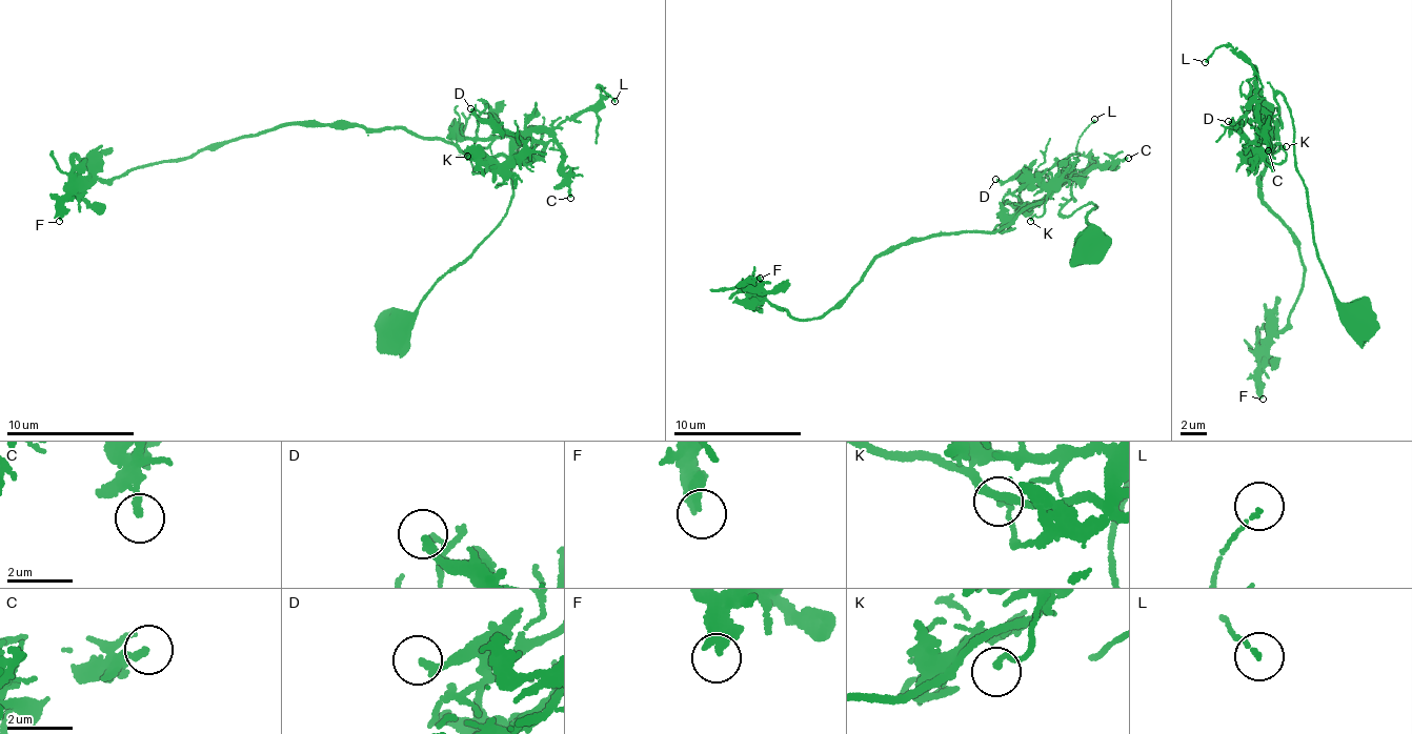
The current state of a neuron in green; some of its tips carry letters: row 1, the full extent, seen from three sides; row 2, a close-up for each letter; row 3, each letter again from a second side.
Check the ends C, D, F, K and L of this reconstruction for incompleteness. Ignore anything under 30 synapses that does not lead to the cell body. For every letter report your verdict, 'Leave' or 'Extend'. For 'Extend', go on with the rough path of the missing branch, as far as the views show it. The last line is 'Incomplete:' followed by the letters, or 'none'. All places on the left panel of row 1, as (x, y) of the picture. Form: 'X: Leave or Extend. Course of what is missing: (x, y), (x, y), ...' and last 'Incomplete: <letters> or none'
C: Leave
D: Leave
F: Leave
K: Leave
L: Leave
Incomplete: none

